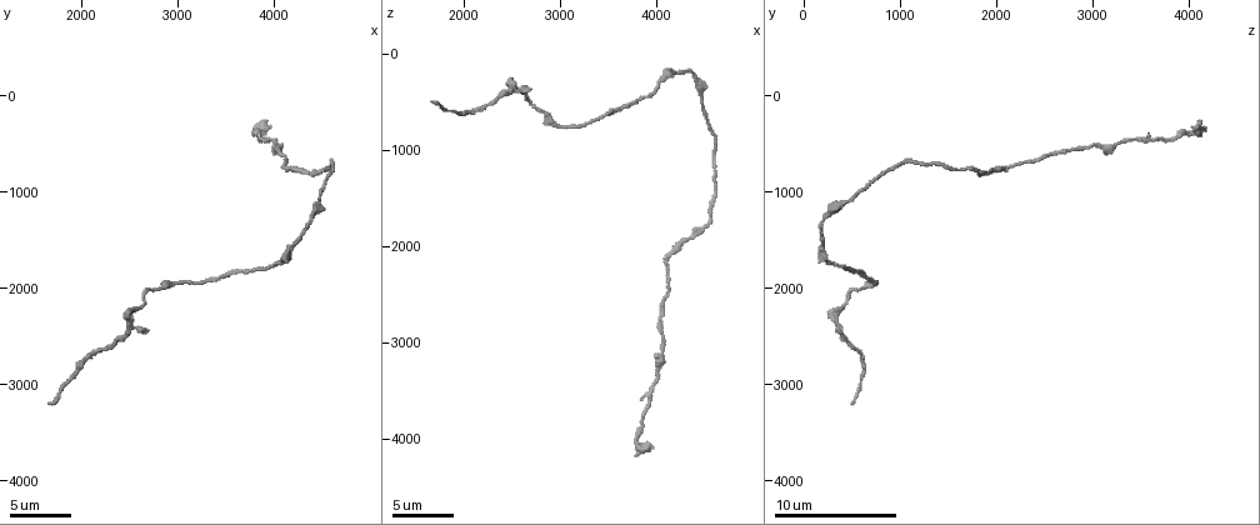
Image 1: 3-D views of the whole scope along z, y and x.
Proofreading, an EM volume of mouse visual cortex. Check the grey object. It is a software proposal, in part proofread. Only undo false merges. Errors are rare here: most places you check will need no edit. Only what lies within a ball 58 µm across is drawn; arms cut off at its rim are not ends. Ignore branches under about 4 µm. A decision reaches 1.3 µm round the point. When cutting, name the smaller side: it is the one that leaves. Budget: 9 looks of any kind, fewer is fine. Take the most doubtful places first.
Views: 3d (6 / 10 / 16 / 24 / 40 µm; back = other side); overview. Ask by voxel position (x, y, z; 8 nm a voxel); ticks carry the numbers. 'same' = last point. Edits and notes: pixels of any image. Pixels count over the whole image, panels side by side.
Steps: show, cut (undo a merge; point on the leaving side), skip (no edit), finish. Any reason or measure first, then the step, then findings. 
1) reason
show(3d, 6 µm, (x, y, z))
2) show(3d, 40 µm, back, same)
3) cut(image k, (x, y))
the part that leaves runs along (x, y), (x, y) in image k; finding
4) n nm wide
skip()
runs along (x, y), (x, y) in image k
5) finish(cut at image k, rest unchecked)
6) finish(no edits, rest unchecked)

show(3d, 10 µm, (4480, 1100, 420))

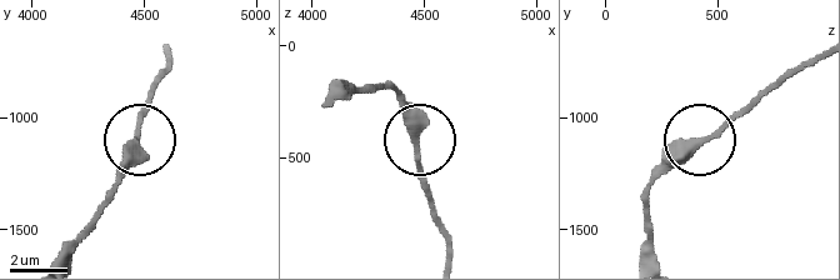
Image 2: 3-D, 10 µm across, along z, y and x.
show(3d, 10 µm, back, (4460, 1100, 440))

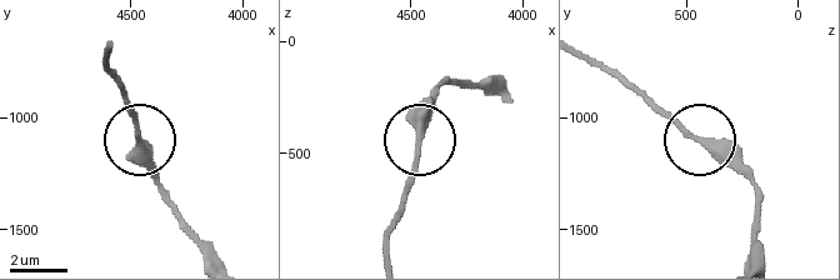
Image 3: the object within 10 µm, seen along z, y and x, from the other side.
skip()
runs along (701, 139), (759, 186) in image 3; one cell here

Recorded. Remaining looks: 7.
sudden change in width
show(3d, 10 µm, (2780, 2000, 560))

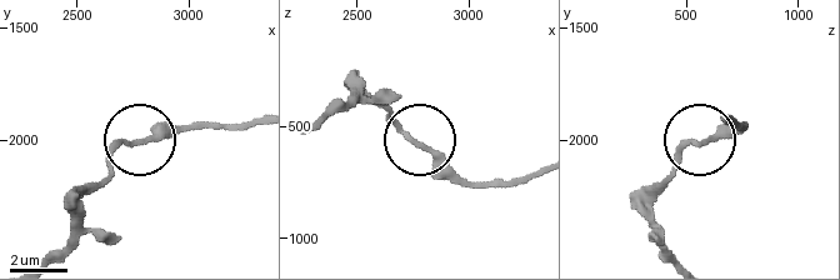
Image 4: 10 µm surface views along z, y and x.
skip()
one cell here

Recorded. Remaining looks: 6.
calibre changes
show(3d, 6 µm, (4140, 740, 2100))

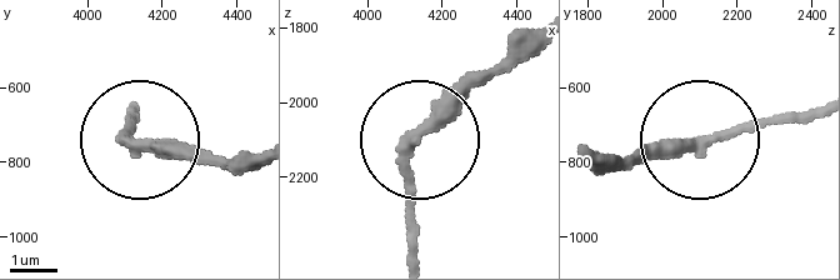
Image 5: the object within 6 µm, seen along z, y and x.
skip()
runs along (586, 150), (670, 154), (814, 118) in image 5; continuous, no second cell

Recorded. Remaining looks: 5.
calibre changes
show(3d, 10 µm, (2400, 2540, 420))

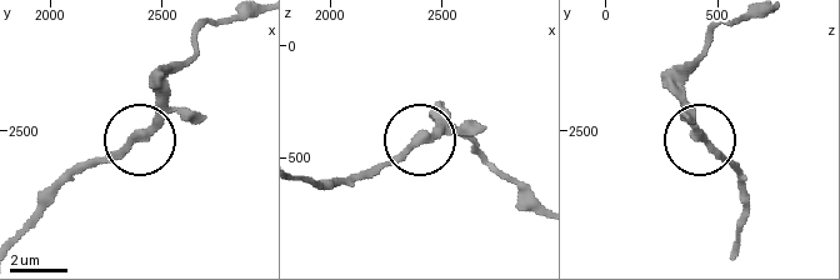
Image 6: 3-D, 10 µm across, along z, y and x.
skip()
runs along (736, 20), (714, 31), (685, 89), (698, 136), (734, 165) in image 6; all the same cell

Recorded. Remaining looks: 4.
finish(no edits, rest unchecked)

